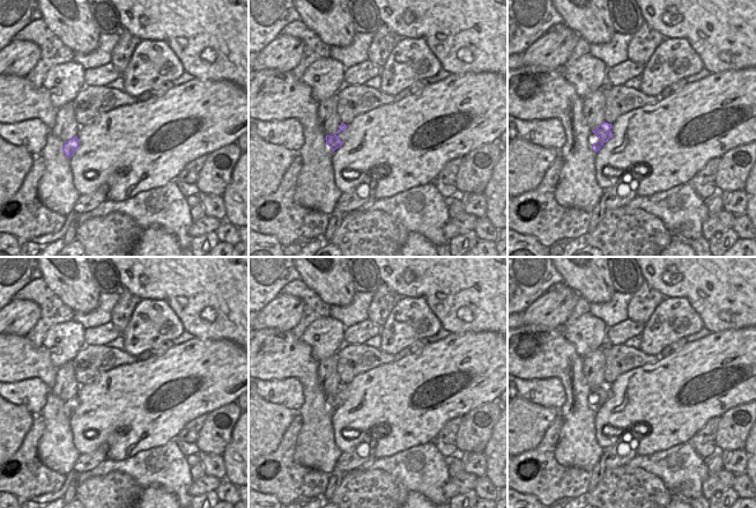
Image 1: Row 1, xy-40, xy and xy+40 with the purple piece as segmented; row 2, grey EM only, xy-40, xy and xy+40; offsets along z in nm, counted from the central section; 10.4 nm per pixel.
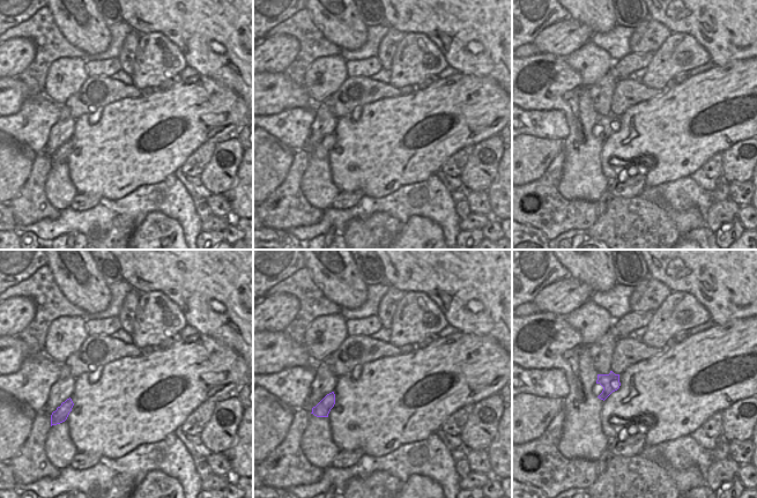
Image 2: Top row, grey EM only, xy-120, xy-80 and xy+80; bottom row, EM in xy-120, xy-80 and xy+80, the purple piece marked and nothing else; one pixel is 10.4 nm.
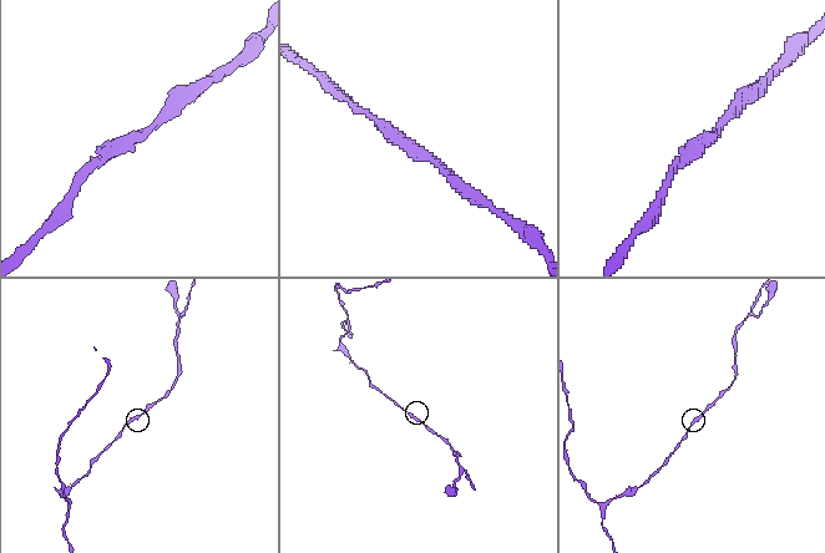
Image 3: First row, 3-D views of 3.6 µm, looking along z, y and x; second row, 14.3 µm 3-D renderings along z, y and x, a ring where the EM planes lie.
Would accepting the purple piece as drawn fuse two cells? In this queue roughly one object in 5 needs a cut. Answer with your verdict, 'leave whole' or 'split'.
leave whole

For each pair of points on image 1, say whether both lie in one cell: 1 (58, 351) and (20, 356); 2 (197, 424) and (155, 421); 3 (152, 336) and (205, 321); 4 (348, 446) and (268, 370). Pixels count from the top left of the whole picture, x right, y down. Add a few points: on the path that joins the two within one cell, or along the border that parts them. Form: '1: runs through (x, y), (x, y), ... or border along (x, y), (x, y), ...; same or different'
1: border along (43, 345), (50, 355), (51, 362), (57, 368); different
2: border along (205, 413), (191, 419), (177, 437); different
3: border along (168, 303), (185, 330); different
4: border along (332, 411), (333, 442), (341, 453); different

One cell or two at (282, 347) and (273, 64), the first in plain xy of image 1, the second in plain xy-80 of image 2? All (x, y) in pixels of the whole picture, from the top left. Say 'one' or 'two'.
two

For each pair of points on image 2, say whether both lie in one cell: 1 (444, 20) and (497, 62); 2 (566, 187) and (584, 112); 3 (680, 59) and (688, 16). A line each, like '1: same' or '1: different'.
1: same
2: same
3: different

